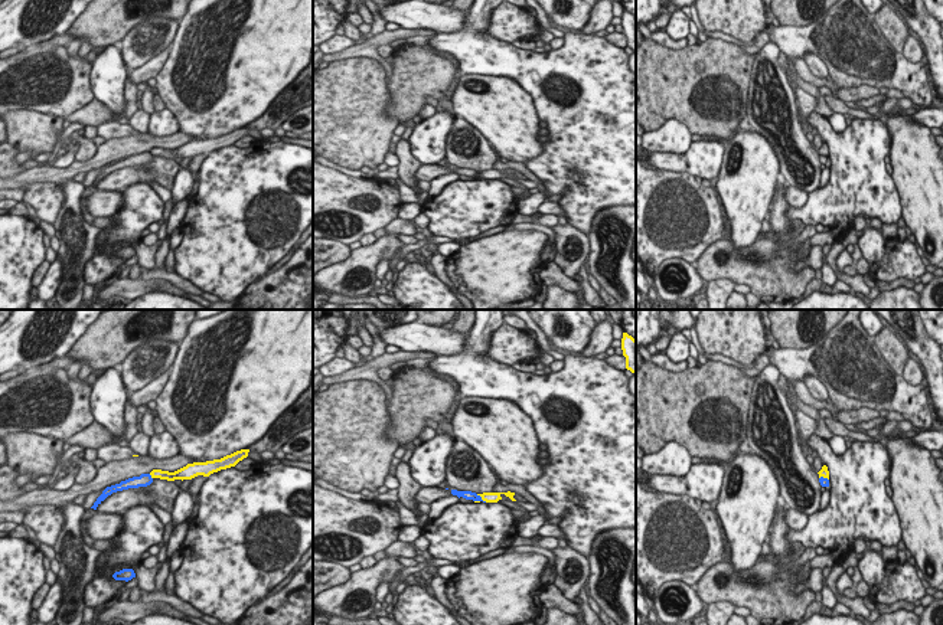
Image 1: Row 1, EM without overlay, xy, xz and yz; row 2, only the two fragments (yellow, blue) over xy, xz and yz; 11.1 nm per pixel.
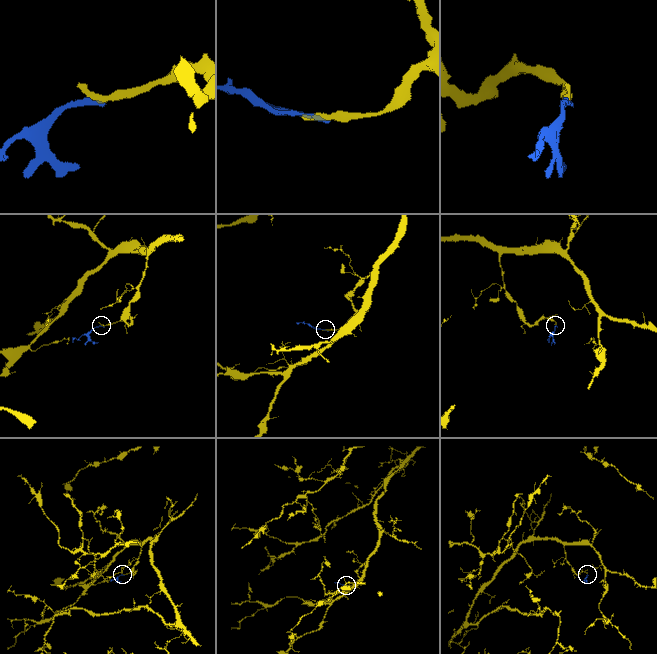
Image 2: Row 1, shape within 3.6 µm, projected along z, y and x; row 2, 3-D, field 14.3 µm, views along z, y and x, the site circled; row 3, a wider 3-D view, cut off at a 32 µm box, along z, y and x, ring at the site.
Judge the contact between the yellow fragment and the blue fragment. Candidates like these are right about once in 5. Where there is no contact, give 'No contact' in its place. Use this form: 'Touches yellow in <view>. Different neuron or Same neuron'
Touches yellow in xz. Different neuron.

